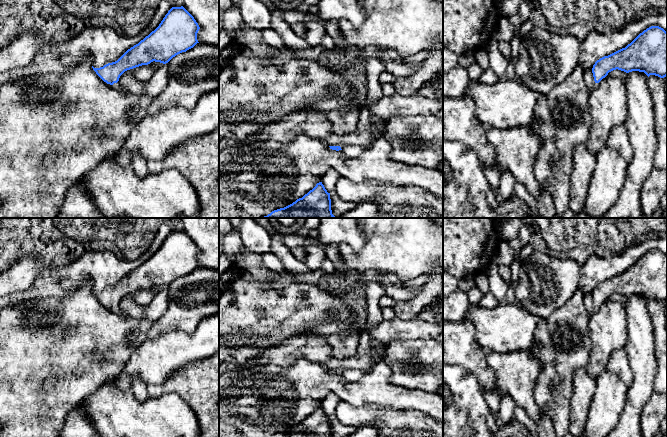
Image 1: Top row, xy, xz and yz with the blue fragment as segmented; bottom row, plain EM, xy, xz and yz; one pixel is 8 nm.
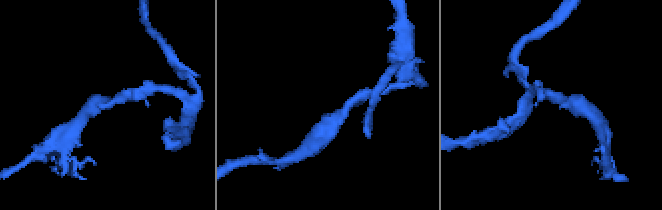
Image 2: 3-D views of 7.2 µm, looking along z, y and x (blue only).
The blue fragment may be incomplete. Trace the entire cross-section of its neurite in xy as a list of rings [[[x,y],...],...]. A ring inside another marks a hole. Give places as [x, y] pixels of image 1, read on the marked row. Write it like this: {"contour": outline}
{"contour": [[[183,6],[172,7],[154,31],[128,49],[117,61],[92,68],[107,84],[113,85],[120,92],[128,92],[119,81],[125,71],[153,61],[168,63],[176,55],[199,43],[199,29],[194,17]]]}

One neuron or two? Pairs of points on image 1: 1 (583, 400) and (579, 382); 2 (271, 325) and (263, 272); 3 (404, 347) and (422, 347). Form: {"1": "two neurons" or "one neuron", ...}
{"1": "one neuron", "2": "two neurons", "3": "one neuron"}

